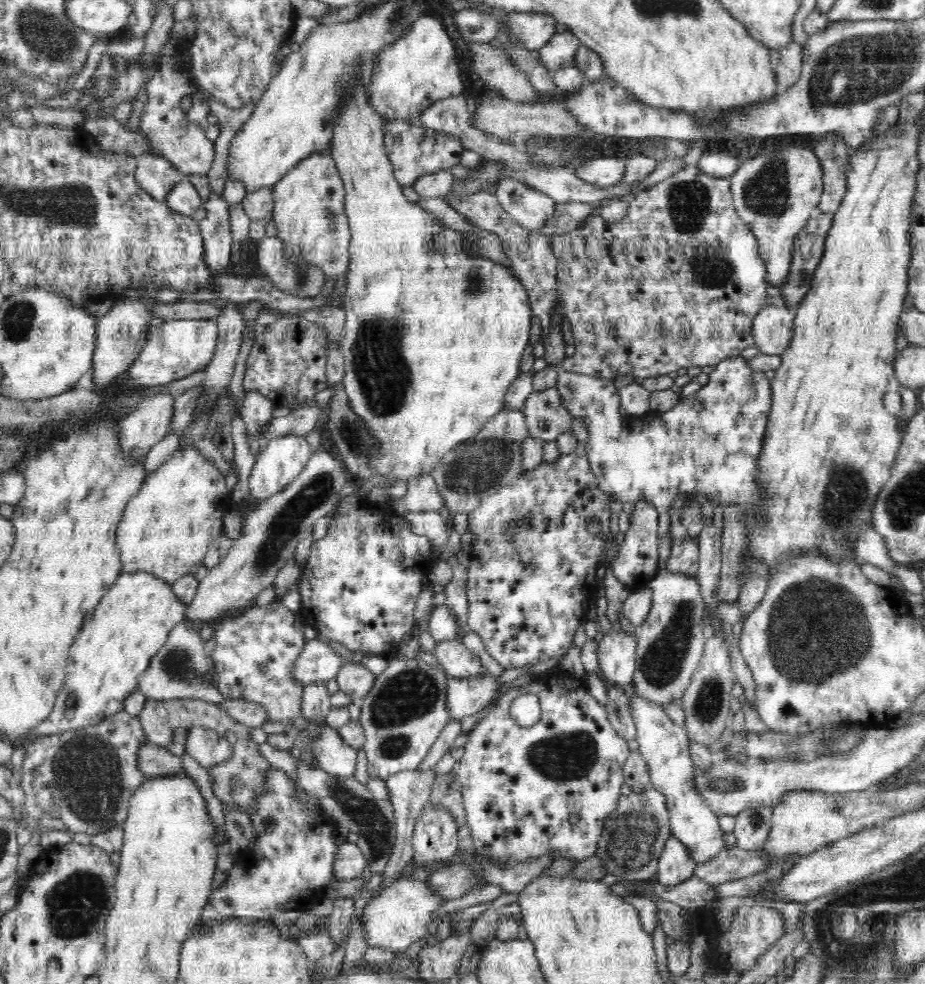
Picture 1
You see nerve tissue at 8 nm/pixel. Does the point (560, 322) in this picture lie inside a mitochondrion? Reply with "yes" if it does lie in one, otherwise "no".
no

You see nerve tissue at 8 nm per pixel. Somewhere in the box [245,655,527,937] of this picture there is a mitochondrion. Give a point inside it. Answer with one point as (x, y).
(409, 696)

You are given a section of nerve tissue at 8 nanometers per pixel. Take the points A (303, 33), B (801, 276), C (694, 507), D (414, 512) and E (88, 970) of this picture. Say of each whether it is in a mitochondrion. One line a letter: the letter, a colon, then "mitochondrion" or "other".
A: other
B: mitochondrion
C: mitochondrion
D: other
E: other

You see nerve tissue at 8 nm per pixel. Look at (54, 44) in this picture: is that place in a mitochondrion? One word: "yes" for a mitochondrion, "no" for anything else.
yes

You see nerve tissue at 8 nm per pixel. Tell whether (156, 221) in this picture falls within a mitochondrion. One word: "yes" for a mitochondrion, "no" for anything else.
no

